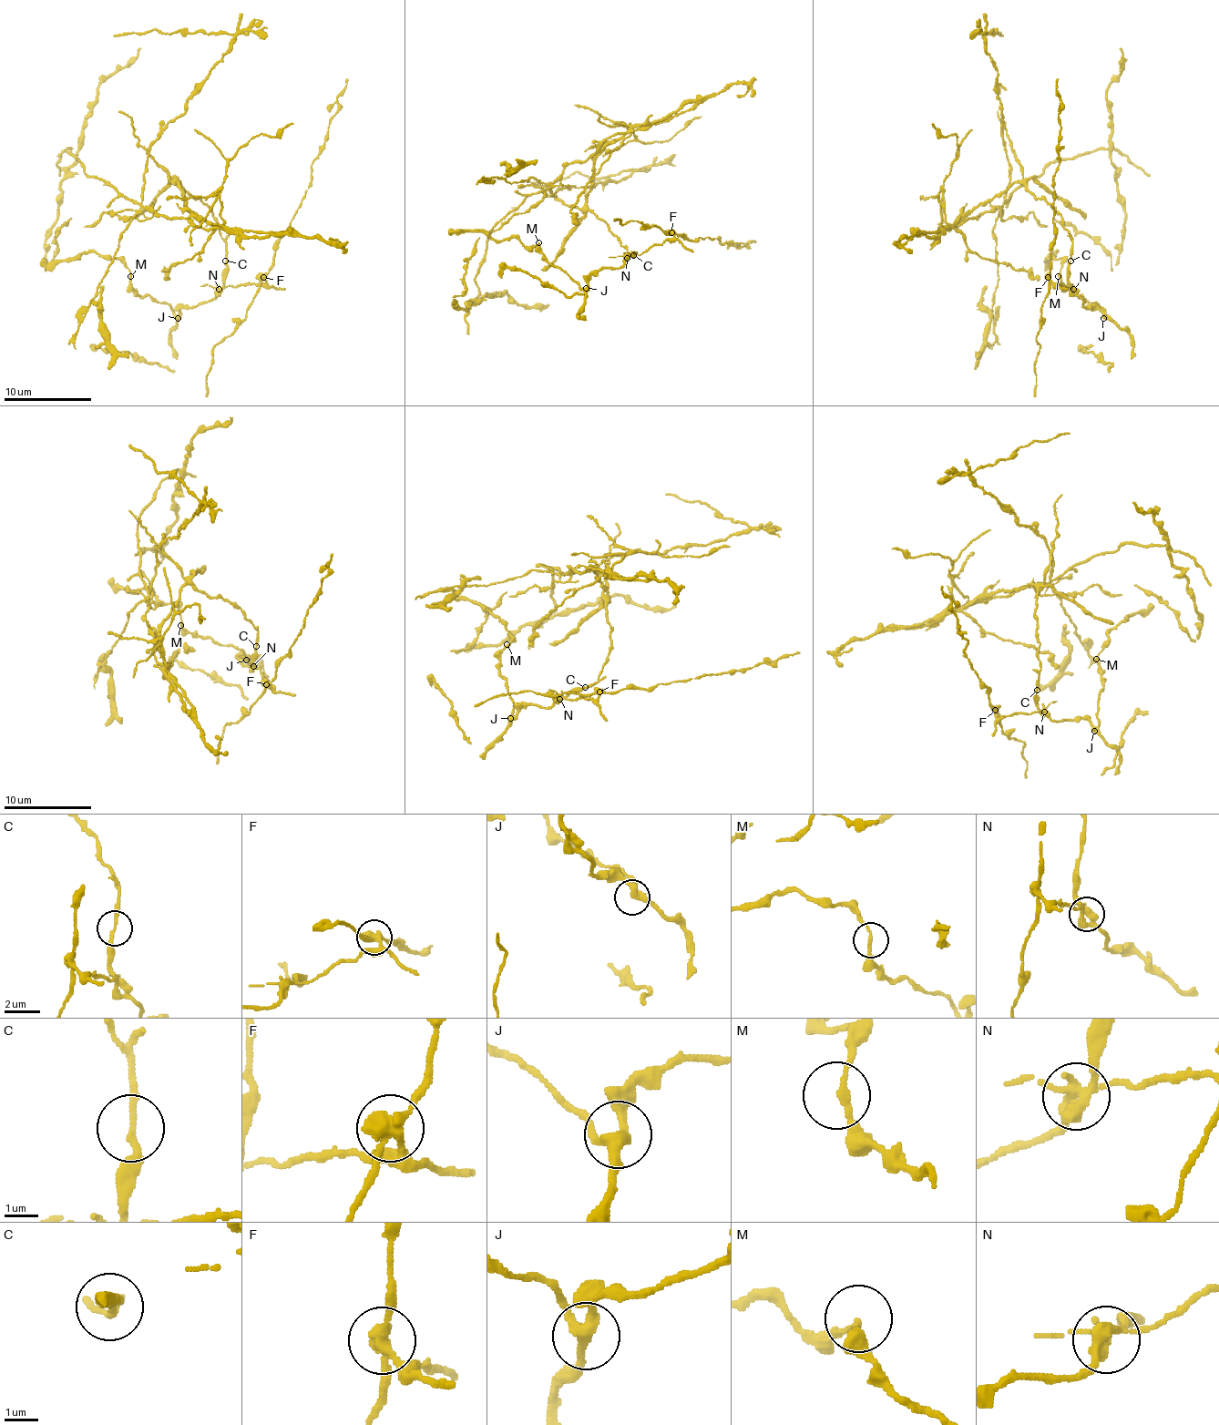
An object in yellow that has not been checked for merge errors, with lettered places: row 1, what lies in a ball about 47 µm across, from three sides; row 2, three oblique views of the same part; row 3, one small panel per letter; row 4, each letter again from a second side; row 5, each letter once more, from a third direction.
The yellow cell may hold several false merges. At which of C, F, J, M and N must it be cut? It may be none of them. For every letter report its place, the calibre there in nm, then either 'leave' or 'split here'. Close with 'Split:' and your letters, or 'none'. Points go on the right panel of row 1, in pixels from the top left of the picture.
C: (1070, 261) | 180 nm | split here
F: (1048, 277) | 340 nm | split here
J: (1103, 318) | 300 nm | leave
M: (1058, 276) | 170 nm | leave
N: (1073, 289) | 360 nm | split here
Split: C, F, N

